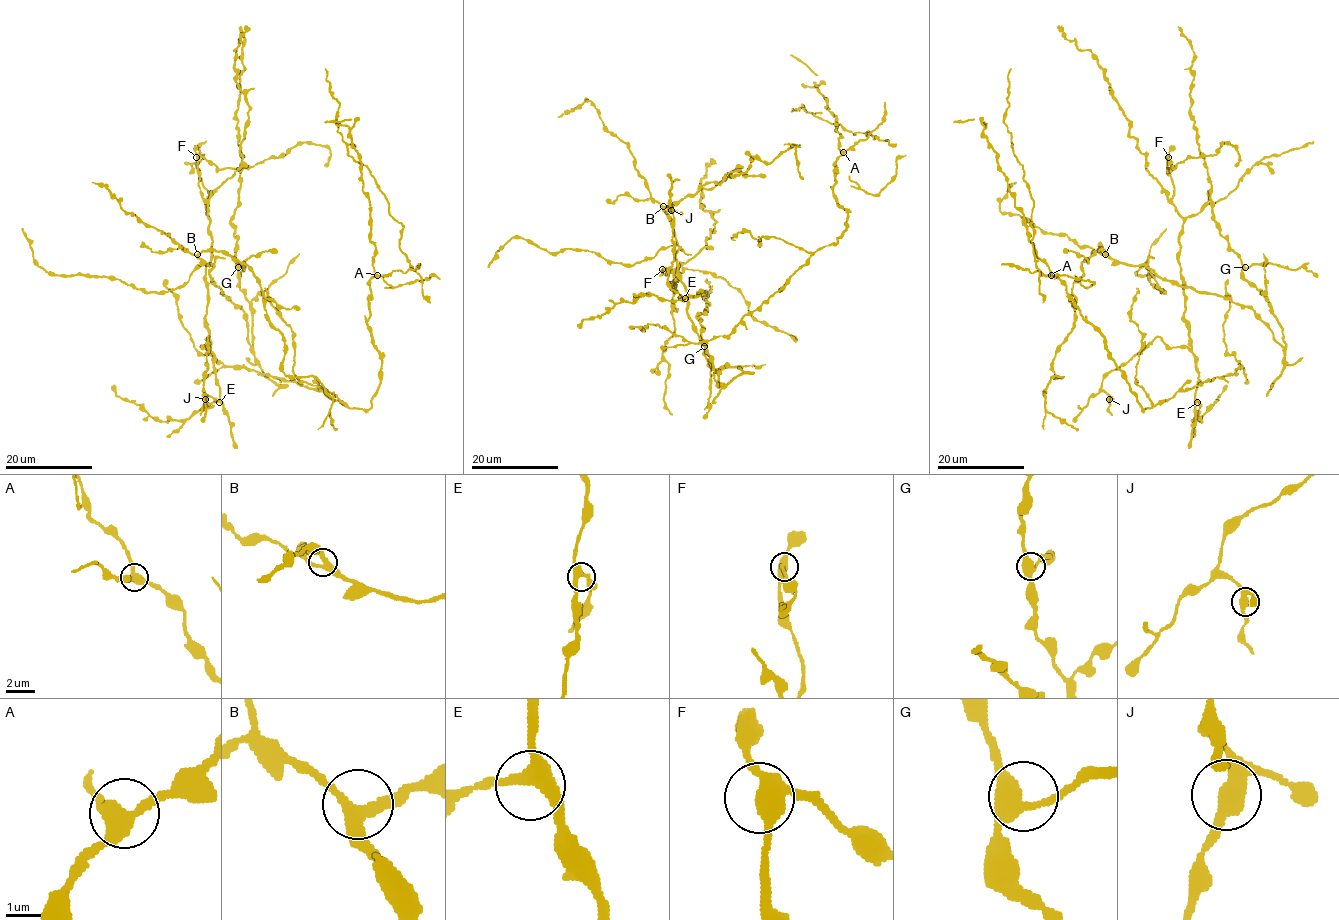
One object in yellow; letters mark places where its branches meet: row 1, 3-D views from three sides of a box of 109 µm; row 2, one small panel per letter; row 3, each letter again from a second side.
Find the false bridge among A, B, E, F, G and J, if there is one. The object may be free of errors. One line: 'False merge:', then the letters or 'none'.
False merge: A

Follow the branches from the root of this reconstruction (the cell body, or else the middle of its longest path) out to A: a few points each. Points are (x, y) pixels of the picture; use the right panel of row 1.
A: (1241, 365), (1232, 375), (1178, 390), (1143, 409), (1104, 338), (1050, 274)

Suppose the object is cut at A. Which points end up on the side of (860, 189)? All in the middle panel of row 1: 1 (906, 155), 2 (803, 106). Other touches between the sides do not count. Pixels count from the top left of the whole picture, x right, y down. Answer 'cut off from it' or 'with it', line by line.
1: with it
2: cut off from it

